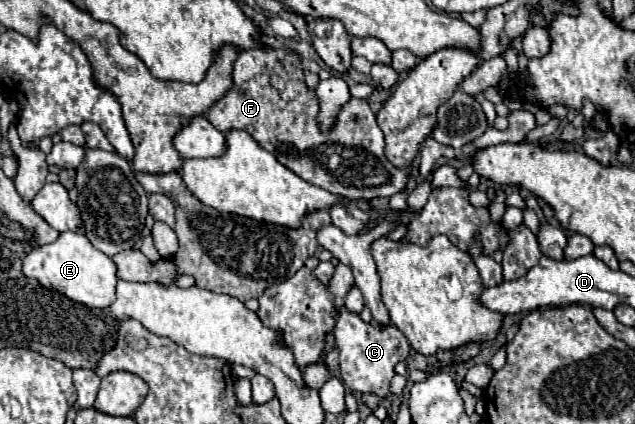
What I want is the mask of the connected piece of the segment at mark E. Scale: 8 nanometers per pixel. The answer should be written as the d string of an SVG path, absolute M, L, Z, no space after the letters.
M62 232L54 244L34 248L22 264L22 272L28 278L36 278L44 288L62 292L74 302L86 304L88 308L106 310L114 302L116 294L116 264L110 256L96 250L82 232Z

